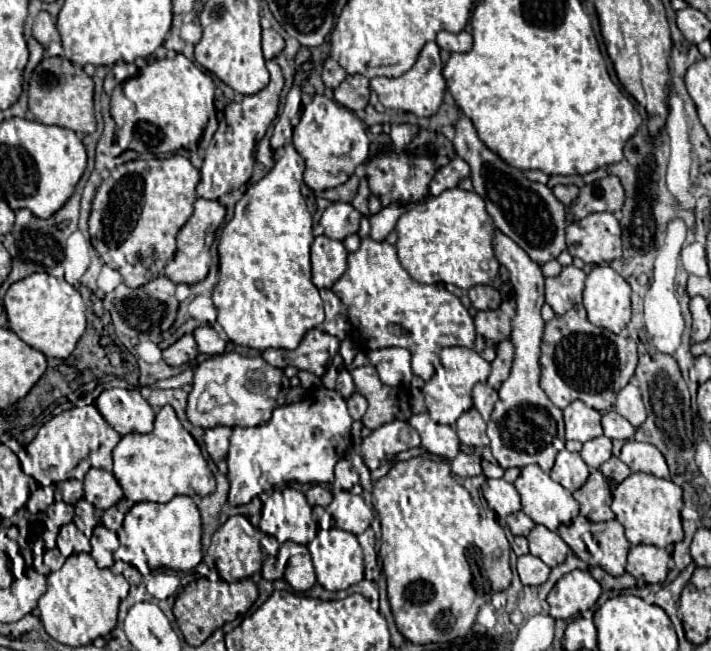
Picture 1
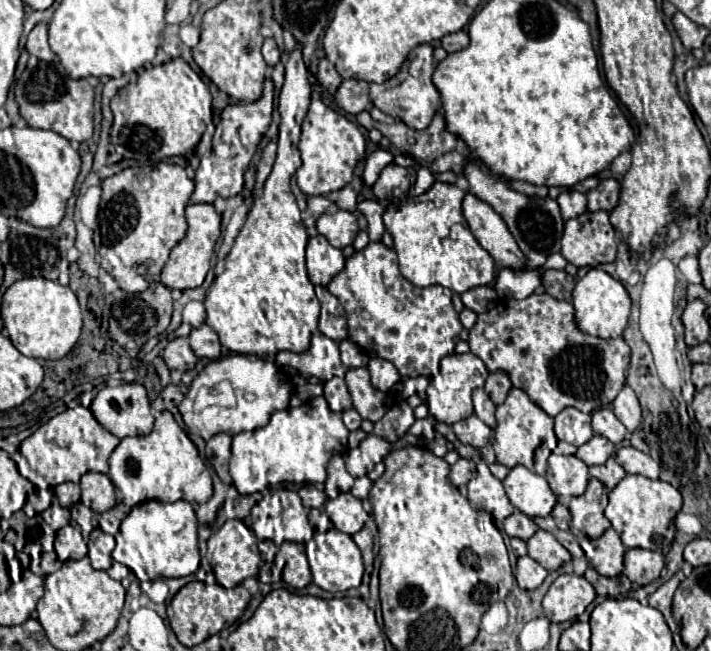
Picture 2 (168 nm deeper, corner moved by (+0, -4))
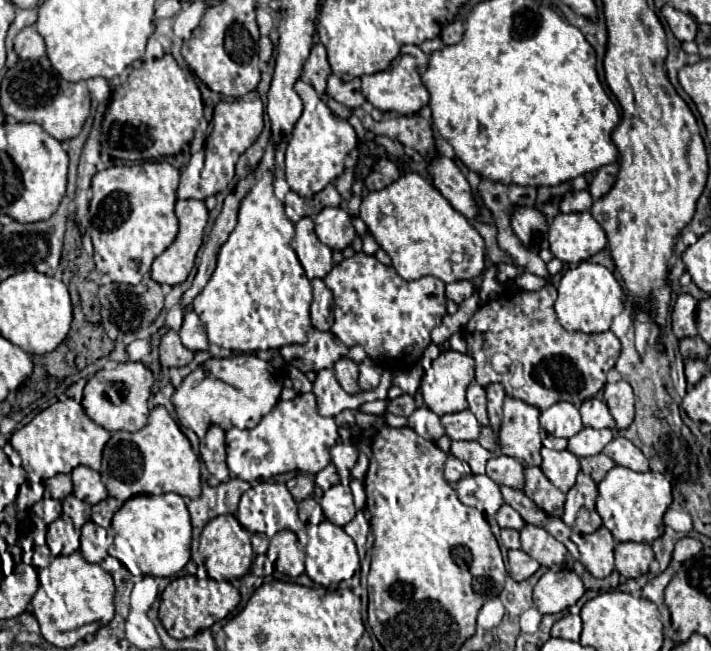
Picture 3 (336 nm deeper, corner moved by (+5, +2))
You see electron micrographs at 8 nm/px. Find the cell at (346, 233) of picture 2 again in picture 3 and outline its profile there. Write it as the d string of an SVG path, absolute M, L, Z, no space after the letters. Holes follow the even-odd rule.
M324 207L316 219L316 235L330 249L344 249L352 243L356 231L352 217L344 207Z

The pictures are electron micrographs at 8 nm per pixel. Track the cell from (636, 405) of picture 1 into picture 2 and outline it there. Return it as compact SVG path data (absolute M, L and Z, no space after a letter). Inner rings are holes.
M625 385L619 391L619 395L611 403L611 409L617 415L617 419L627 427L629 433L633 433L639 427L639 423L641 423L641 407L639 407L637 395L635 395L635 391L631 387Z

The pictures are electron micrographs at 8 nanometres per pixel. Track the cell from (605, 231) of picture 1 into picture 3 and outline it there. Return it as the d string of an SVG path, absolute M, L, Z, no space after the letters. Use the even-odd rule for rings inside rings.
M584 211L584 213L568 213L568 215L558 213L554 217L554 221L550 223L548 241L550 241L552 255L558 257L564 263L580 263L580 261L586 261L586 259L594 257L596 253L600 253L606 247L606 243L608 243L604 229L592 217L590 211Z

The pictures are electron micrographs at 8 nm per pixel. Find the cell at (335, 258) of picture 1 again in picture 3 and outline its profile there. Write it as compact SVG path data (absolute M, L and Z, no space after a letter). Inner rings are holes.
M304 217L296 223L296 235L292 247L306 271L308 279L320 277L324 279L332 269L332 249L320 243L314 233L314 223L310 217Z

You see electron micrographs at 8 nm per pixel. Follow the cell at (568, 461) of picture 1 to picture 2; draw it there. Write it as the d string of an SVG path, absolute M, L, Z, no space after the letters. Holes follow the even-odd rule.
M551 453L547 465L547 483L555 495L559 495L561 499L569 499L585 493L589 471L581 459L577 459L575 455L565 457Z

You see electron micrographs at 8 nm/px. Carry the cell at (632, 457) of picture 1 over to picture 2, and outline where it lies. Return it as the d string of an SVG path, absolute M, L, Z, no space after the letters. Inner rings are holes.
M621 447L615 453L615 459L627 473L637 473L647 479L659 479L659 463L655 463L647 453L635 447Z

